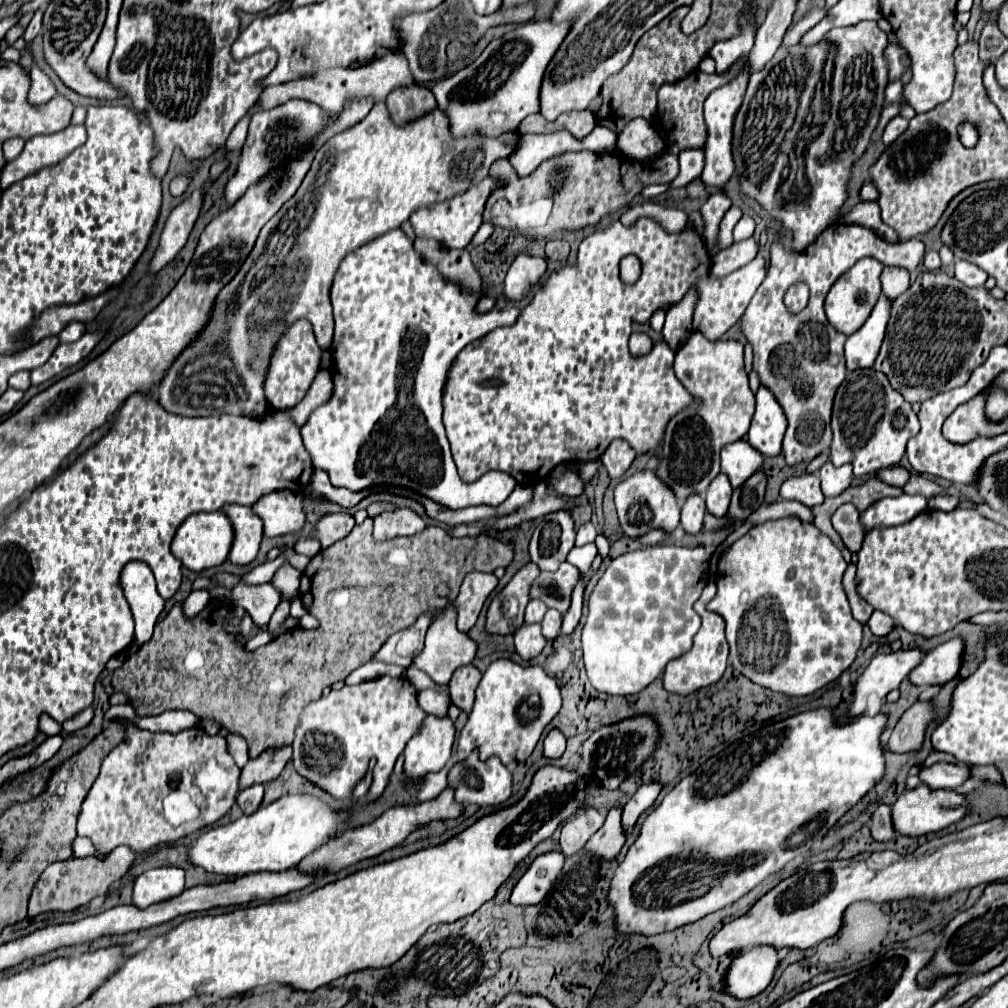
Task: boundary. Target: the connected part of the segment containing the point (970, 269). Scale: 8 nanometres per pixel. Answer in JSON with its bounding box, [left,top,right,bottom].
[954,260,988,286]

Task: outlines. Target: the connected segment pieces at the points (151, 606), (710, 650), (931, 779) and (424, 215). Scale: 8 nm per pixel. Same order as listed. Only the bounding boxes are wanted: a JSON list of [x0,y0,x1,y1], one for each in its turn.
[[122,561,164,646],[664,582,728,696],[918,762,968,790],[410,176,504,248]]

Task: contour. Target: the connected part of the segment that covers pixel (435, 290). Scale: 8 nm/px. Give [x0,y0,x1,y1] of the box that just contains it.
[300,230,520,510]

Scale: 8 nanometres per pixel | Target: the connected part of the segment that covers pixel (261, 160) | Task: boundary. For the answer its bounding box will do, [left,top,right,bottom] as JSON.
[226,100,334,204]

